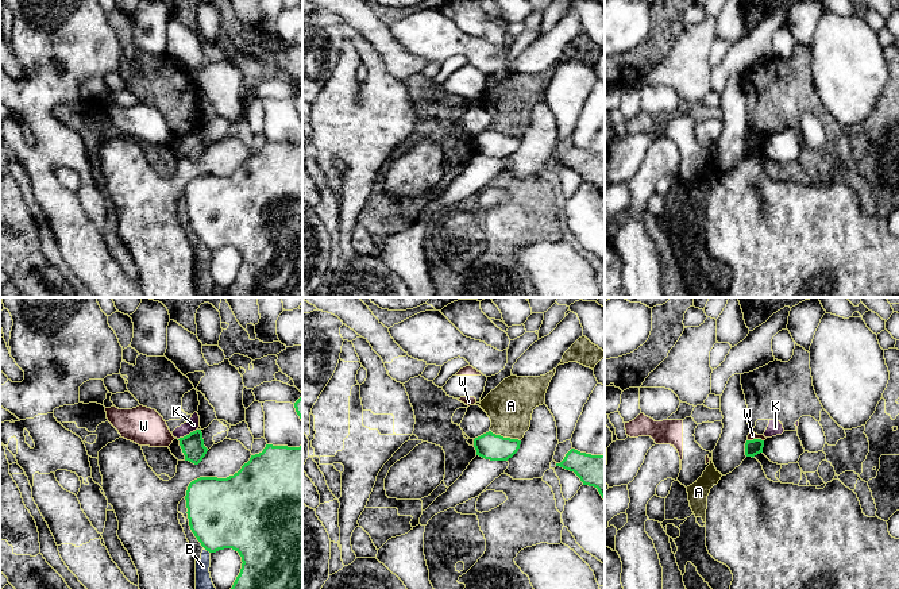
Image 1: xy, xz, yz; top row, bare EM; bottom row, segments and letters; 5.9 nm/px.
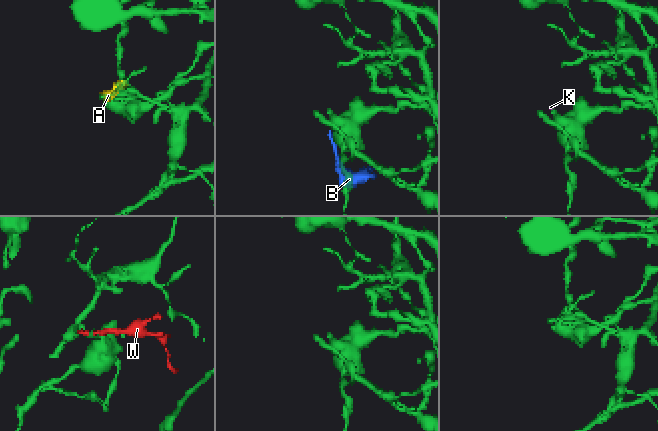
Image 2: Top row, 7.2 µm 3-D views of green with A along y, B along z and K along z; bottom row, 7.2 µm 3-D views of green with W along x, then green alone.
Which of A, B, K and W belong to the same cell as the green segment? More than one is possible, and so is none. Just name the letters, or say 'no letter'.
no letter

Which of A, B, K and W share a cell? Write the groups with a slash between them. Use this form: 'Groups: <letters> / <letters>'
Groups: A B / K / W

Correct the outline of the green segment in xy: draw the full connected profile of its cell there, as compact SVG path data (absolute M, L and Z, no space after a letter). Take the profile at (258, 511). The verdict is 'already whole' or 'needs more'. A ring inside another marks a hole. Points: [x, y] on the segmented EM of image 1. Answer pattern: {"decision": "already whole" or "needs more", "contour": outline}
{"decision": "already whole", "contour": "M266 444L234 476L192 481L185 500L190 530L201 546L209 553L232 548L242 557L242 569L231 589L302 589L302 444Z"}

